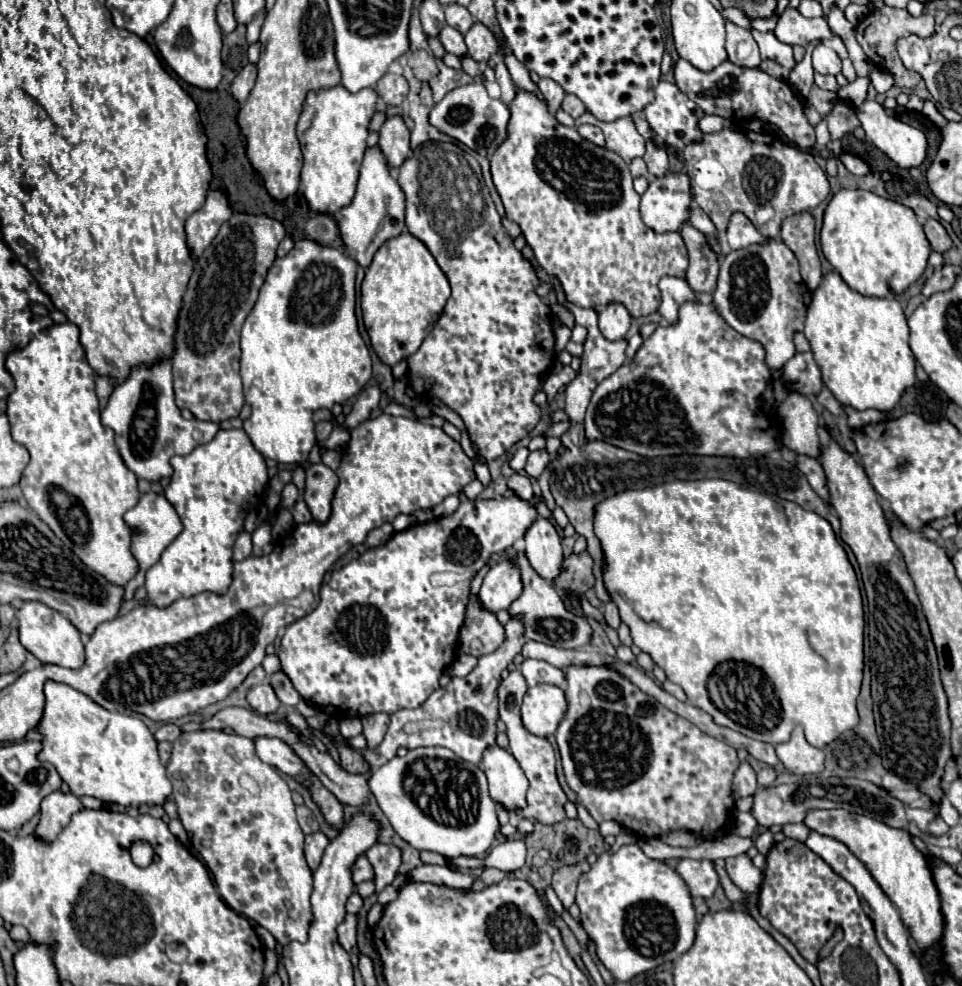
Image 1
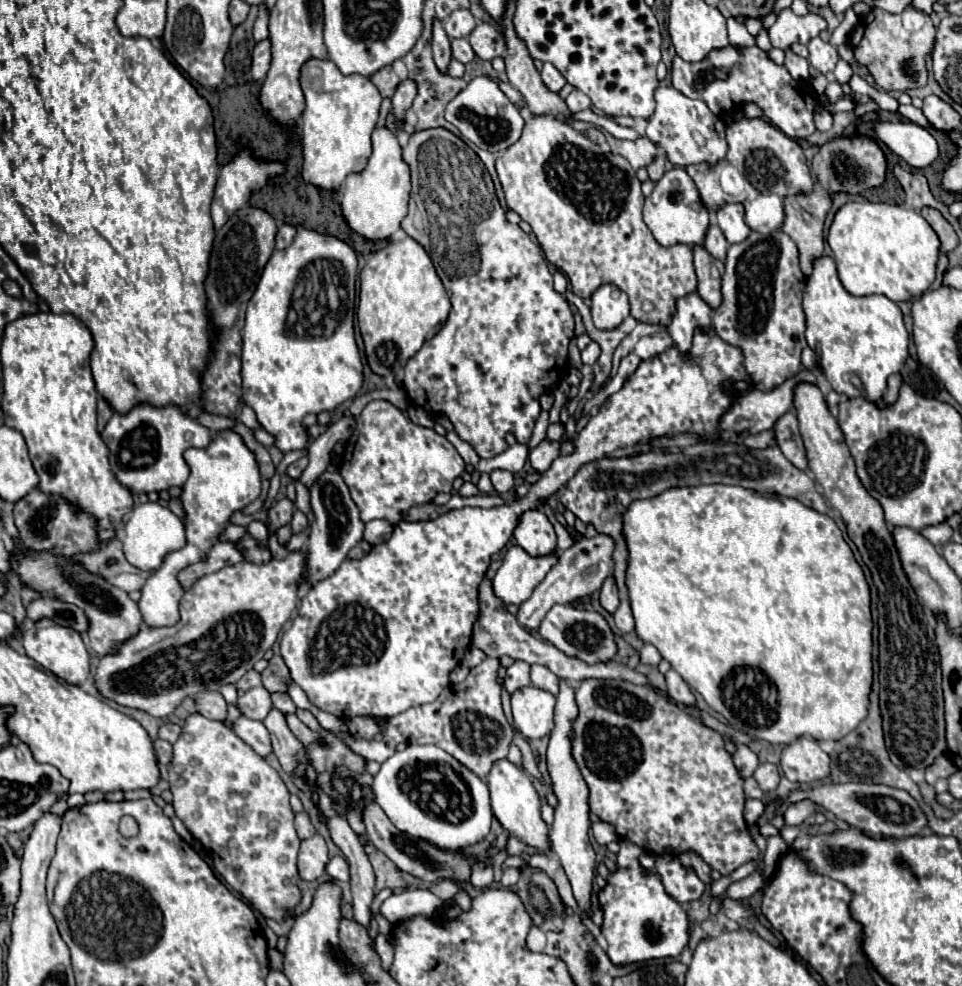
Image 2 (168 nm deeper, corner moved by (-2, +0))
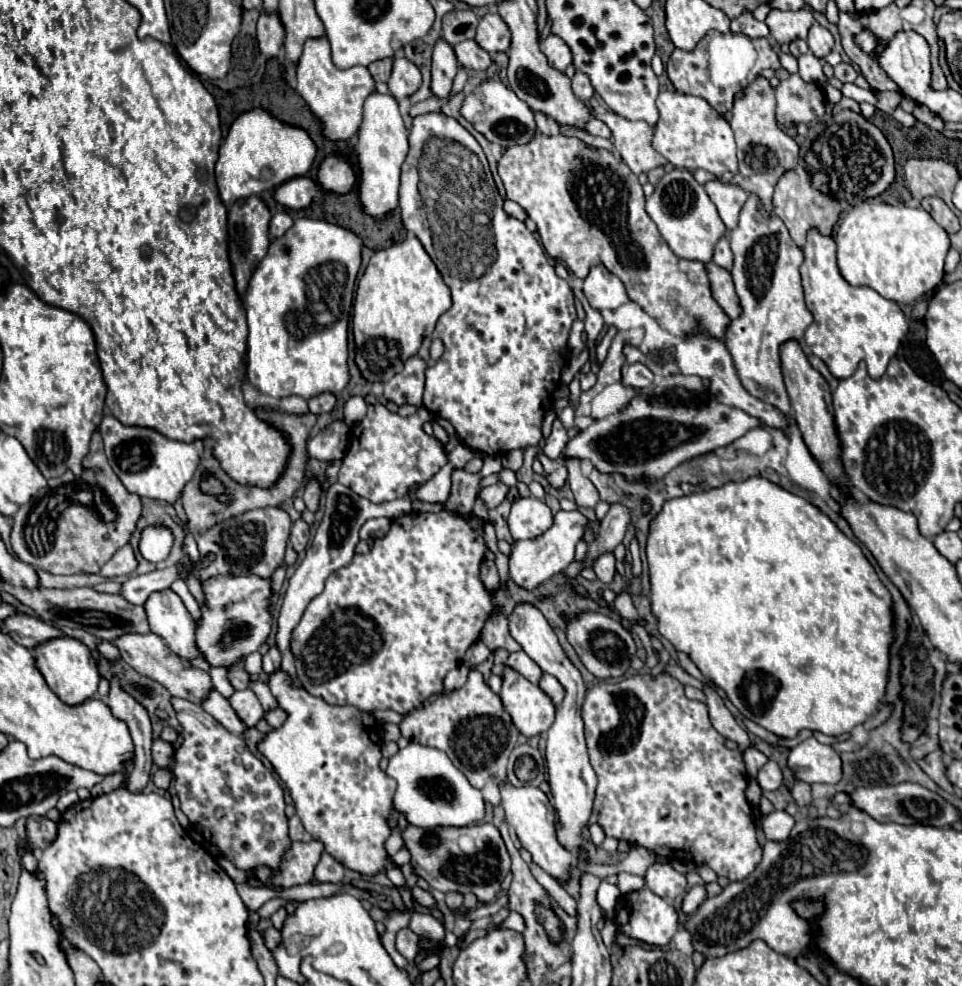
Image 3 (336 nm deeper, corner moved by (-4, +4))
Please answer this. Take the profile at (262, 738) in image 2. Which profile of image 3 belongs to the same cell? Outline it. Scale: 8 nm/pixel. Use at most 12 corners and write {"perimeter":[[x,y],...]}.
{"perimeter":[[218,691],[202,707],[228,731],[244,735],[248,725]]}

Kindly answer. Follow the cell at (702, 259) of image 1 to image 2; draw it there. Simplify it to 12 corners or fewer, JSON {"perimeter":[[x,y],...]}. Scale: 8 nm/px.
{"perimeter":[[694,247],[698,295],[708,307],[722,303],[724,263]]}

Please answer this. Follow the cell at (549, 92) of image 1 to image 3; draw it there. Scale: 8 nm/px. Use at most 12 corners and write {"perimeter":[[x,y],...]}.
{"perimeter":[[548,35],[542,53],[560,73],[572,63],[572,53],[562,39]]}

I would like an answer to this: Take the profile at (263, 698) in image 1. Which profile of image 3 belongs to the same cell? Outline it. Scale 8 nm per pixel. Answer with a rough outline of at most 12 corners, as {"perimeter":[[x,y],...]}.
{"perimeter":[[252,689],[236,691],[230,705],[238,717],[254,727],[264,709]]}

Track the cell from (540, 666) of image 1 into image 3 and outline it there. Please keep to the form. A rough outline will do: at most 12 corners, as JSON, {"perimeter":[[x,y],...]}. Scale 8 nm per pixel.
{"perimeter":[[542,675],[540,689],[554,701],[562,703],[564,689],[556,677]]}

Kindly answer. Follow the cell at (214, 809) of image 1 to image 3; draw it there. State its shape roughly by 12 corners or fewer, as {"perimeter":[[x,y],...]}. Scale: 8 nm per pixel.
{"perimeter":[[172,699],[182,813],[246,875],[292,849],[282,785]]}

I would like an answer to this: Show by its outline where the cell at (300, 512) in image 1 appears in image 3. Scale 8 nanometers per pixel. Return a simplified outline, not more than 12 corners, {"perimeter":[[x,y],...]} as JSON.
{"perimeter":[[304,519],[292,525],[290,543],[300,553],[310,539]]}

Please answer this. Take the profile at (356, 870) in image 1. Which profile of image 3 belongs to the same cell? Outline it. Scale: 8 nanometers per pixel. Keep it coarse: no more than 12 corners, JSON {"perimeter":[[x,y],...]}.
{"perimeter":[[324,853],[314,877],[322,883],[342,883],[344,865]]}

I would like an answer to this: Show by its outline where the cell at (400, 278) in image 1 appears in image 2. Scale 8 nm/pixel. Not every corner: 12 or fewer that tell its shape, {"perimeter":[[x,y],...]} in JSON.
{"perimeter":[[420,243],[370,255],[356,315],[372,373],[402,375],[450,299]]}

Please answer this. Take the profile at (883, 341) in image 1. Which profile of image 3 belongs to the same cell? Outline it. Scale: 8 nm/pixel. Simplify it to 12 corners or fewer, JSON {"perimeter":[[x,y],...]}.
{"perimeter":[[810,231],[800,273],[806,345],[836,379],[880,379],[908,333],[902,309],[852,287],[832,237]]}

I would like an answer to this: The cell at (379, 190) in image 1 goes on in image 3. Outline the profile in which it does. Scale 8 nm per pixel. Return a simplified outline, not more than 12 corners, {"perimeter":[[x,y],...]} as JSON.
{"perimeter":[[392,95],[364,103],[356,157],[362,211],[398,209],[408,131]]}

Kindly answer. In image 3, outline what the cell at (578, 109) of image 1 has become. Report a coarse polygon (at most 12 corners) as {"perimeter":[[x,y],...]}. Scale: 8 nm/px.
{"perimeter":[[578,73],[572,79],[572,91],[580,101],[594,97],[588,77]]}

